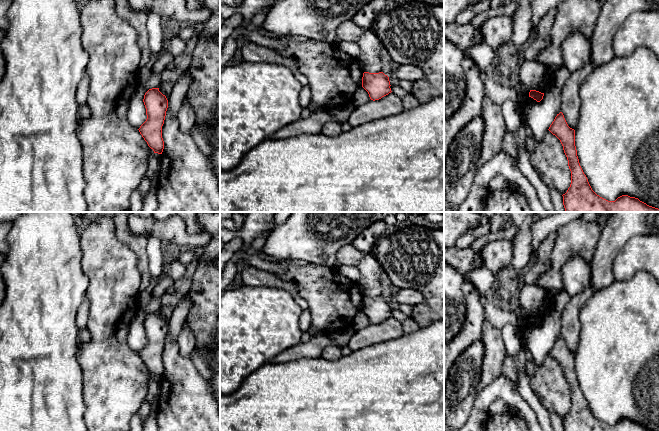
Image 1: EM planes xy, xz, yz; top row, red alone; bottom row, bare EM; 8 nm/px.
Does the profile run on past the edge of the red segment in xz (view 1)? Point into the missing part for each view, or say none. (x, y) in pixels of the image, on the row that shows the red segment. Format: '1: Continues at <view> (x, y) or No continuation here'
1: No continuation here

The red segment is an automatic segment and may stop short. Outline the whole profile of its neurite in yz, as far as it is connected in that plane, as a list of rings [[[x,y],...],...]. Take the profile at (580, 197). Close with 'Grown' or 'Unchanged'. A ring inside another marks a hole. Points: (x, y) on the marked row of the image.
[[[562,112],[557,114],[548,130],[560,140],[571,171],[570,187],[562,195],[565,212],[659,212],[658,208],[628,195],[622,195],[615,201],[597,195],[580,166],[575,130],[568,126]]]. Unchanged

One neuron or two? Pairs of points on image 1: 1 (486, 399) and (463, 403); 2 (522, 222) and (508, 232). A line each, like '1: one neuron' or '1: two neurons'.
1: two neurons
2: two neurons

